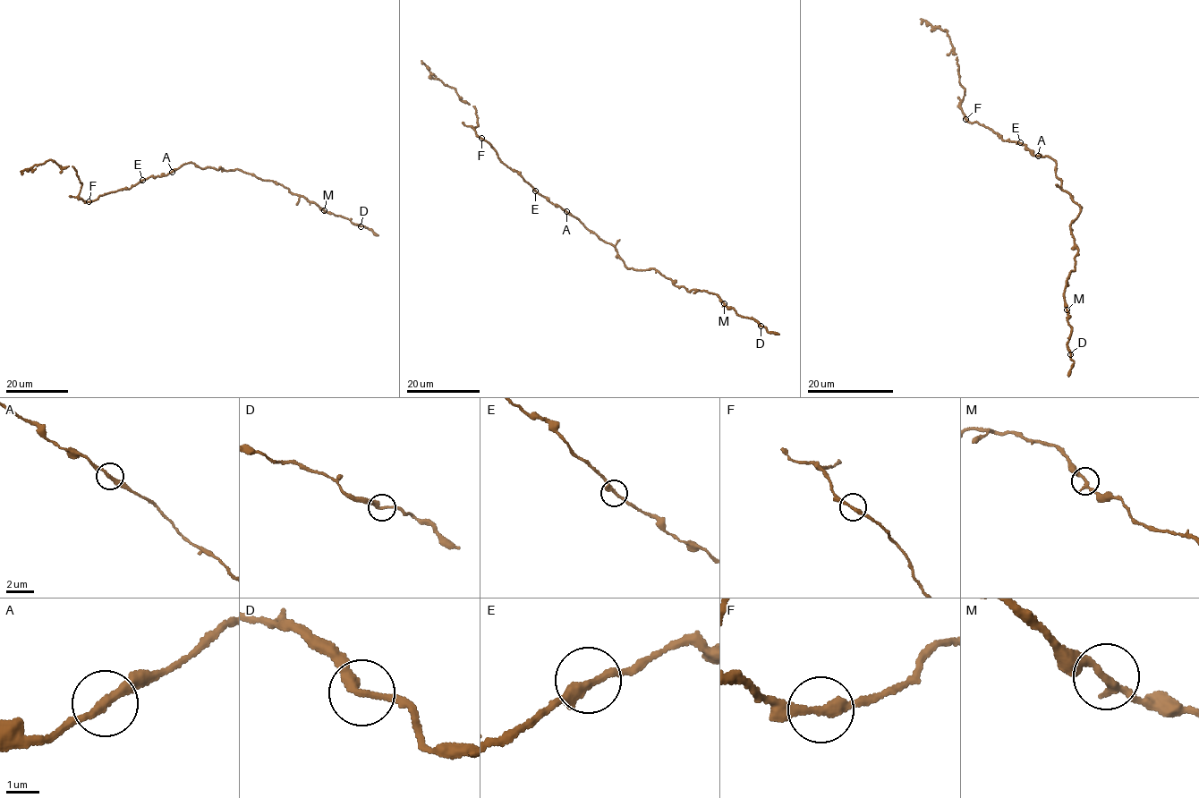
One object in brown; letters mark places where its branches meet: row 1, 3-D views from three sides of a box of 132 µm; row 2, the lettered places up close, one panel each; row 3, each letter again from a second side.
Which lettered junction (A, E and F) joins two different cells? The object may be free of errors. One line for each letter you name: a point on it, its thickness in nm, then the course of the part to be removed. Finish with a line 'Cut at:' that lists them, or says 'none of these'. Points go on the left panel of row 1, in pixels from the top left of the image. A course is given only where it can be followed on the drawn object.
Cut at: none of these

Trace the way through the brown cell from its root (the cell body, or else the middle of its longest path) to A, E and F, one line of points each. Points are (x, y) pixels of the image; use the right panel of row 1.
A: (1049, 157), (1037, 156)
E: (1049, 157), (1034, 155), (1020, 142)
F: (1049, 157), (1034, 155), (1024, 144), (1005, 140), (998, 132), (965, 119)

